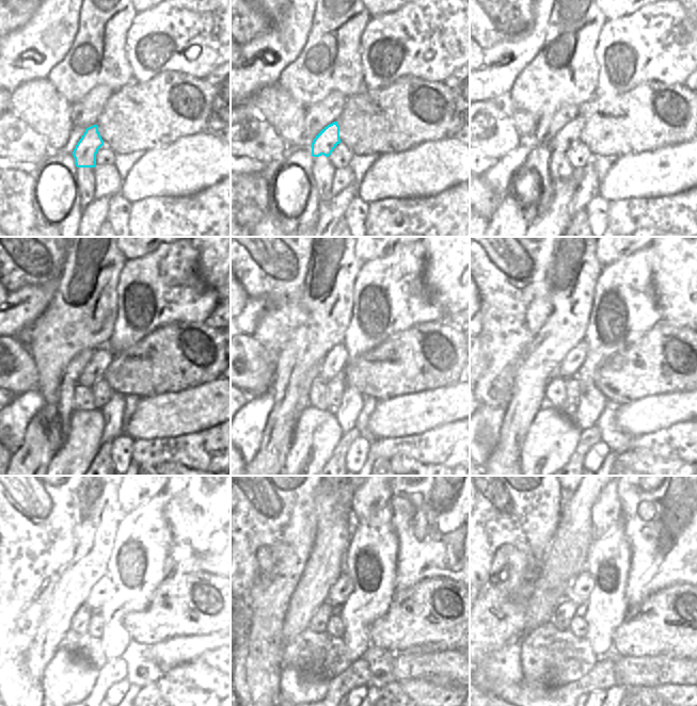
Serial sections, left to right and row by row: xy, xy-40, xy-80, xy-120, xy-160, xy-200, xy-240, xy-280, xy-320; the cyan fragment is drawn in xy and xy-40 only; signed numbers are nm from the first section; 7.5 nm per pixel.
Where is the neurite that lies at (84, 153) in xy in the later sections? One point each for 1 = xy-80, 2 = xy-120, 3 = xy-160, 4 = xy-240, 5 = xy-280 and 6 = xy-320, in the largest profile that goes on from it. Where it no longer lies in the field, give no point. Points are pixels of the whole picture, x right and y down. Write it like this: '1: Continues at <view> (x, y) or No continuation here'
1: Continues at xy-80 (570, 134)
2: Continues at xy-120 (94, 370)
3: Continues at xy-160 (333, 365)
4: Continues at xy-240 (99, 594)
5: Continues at xy-280 (339, 592)
6: Continues at xy-320 (581, 588)

